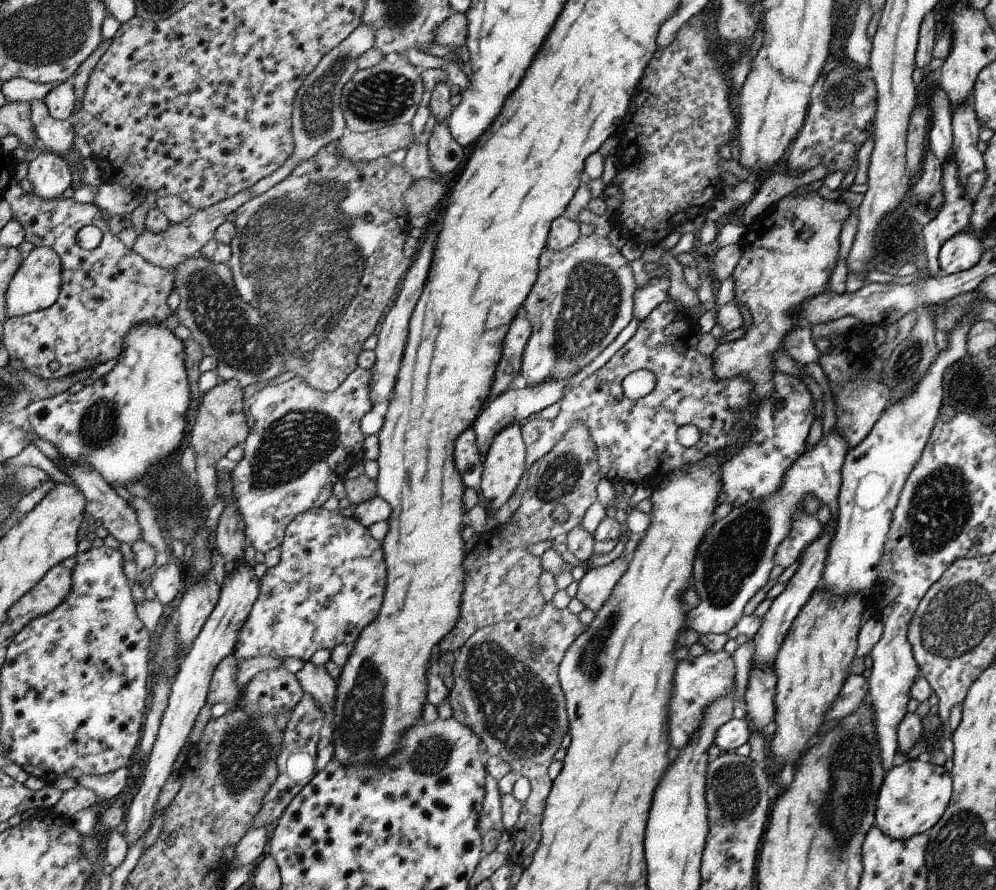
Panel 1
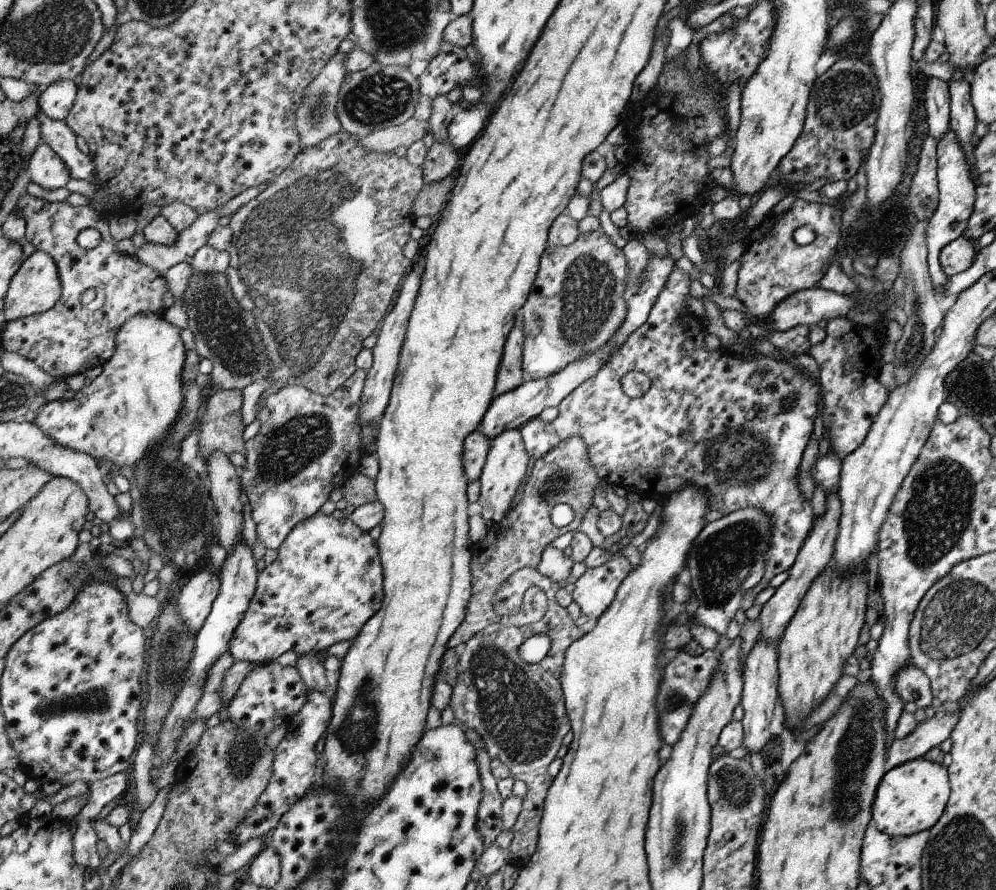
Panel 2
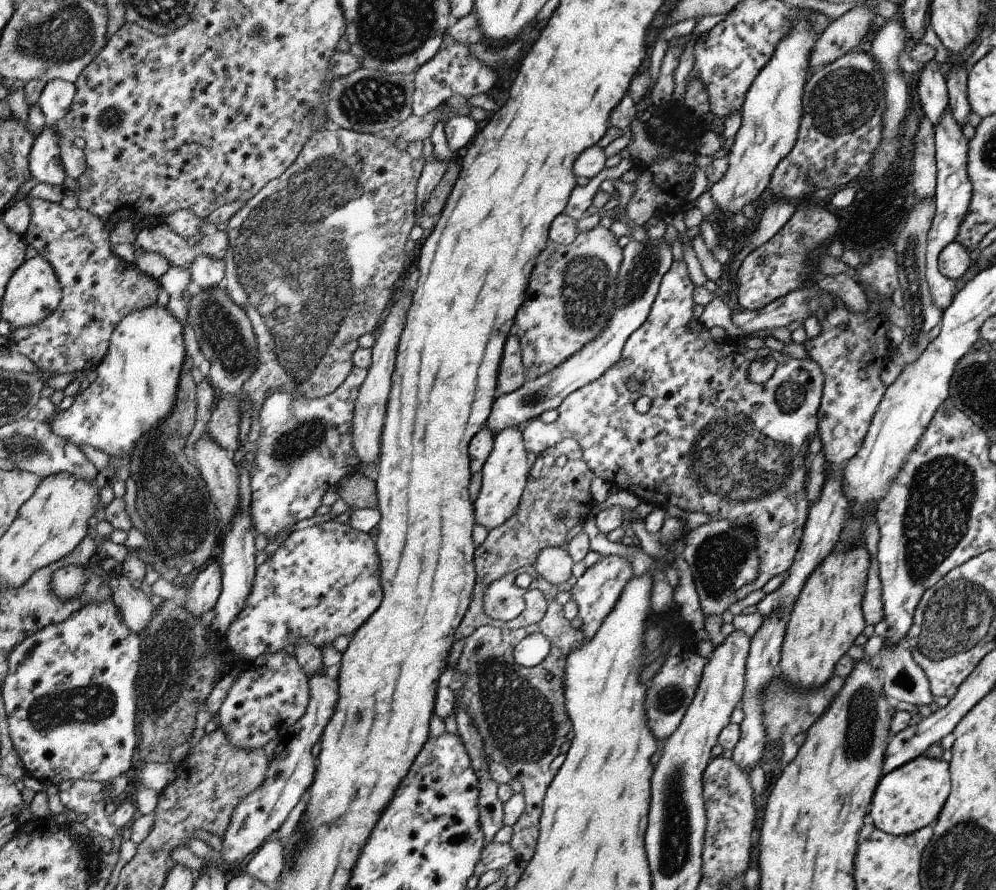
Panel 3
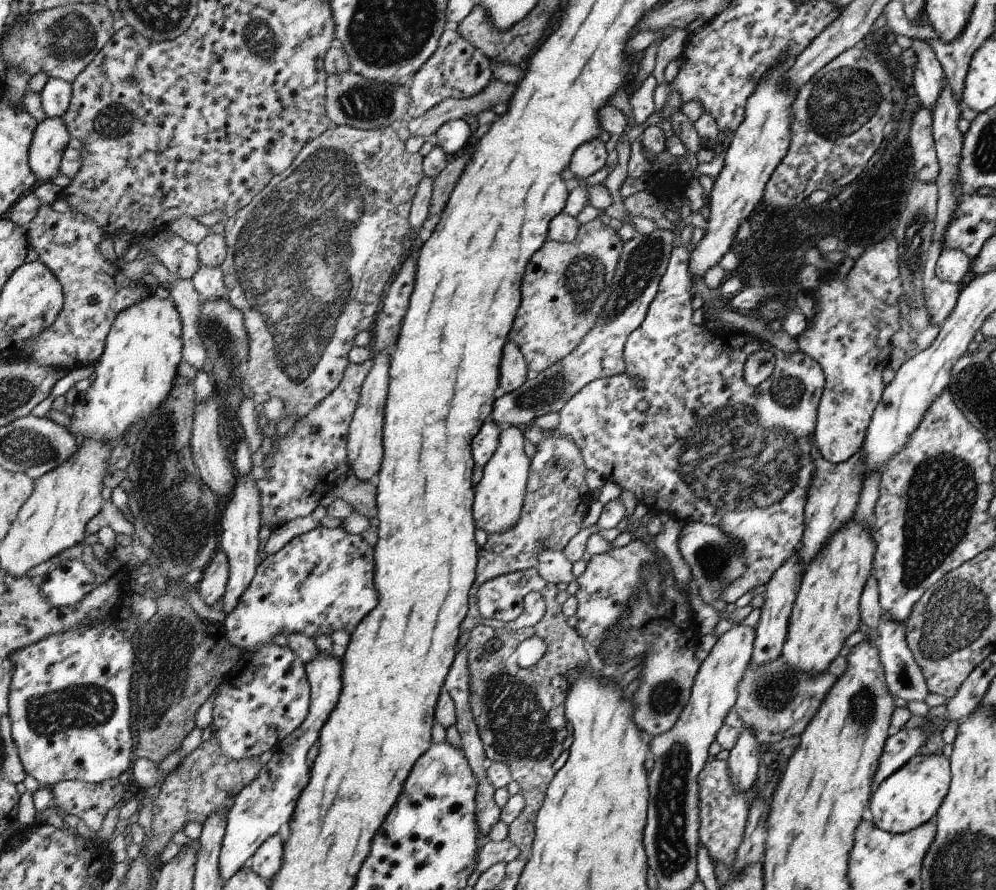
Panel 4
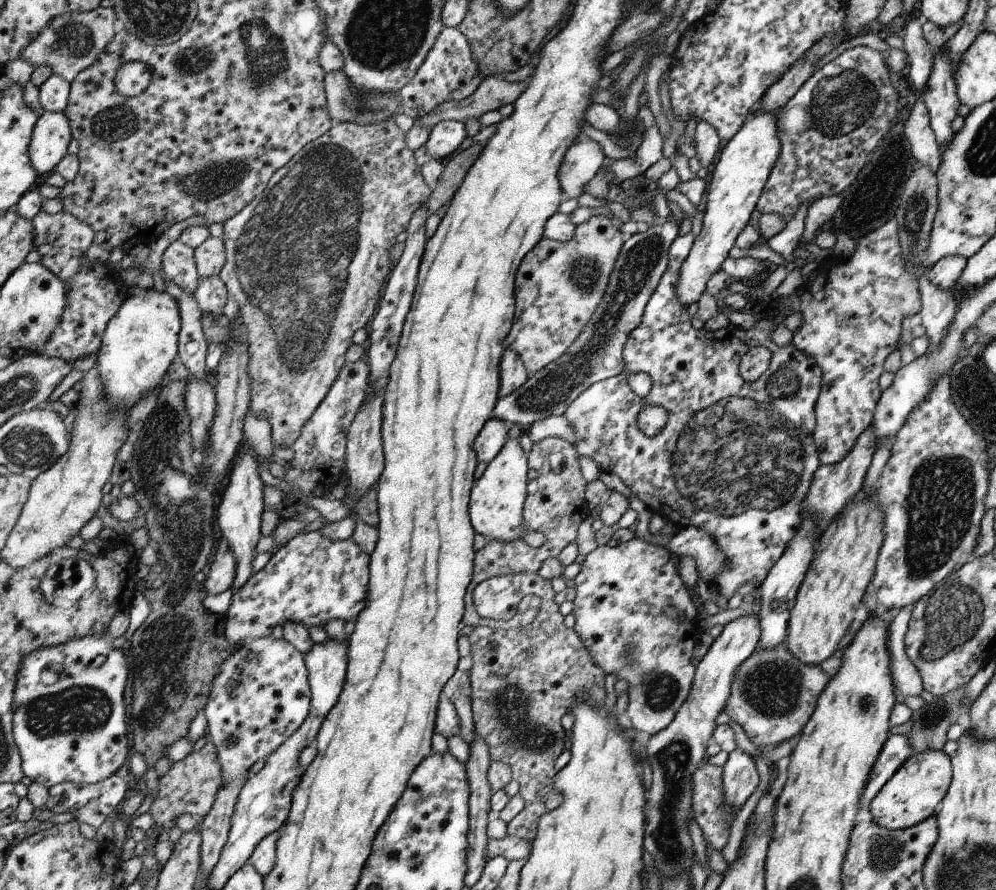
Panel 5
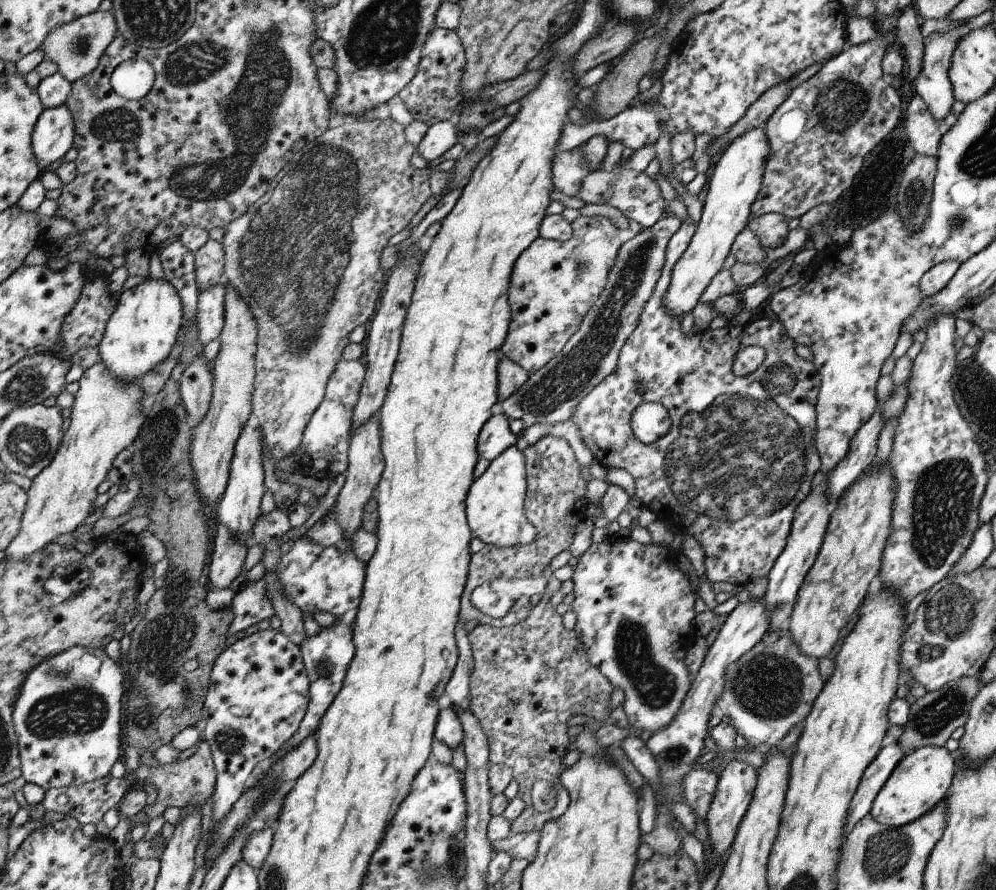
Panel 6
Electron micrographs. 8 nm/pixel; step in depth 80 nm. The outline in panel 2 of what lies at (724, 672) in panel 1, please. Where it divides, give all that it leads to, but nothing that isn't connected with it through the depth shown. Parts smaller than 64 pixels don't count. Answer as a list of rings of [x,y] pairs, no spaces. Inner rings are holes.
[[[680,648],[676,657],[663,668],[660,690],[656,696],[656,708],[660,722],[659,733],[663,742],[668,746],[672,746],[684,730],[696,701],[710,684],[713,672],[717,669],[720,655],[721,652],[708,649],[699,656],[692,656]]]

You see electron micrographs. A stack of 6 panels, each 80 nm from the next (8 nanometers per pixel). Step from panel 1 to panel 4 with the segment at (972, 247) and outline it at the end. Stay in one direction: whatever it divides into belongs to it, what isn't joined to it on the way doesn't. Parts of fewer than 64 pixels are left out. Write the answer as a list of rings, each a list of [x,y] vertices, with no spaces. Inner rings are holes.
[[[944,249],[936,263],[936,276],[947,283],[963,284],[971,270],[971,258],[961,250]]]

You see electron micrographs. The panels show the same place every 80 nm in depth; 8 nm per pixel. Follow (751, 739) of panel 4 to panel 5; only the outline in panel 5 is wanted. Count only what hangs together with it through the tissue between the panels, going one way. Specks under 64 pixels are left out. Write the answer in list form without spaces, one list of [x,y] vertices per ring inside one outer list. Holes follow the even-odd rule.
[[[734,749],[723,765],[723,802],[726,811],[738,812],[758,786],[758,770],[749,753]]]

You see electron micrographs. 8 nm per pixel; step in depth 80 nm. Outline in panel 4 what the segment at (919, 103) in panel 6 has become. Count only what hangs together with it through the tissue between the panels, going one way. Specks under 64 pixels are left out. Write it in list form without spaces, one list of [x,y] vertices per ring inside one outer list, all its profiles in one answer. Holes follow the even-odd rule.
[[[921,106],[912,117],[908,140],[912,148],[915,178],[934,183],[938,178],[940,167],[932,123],[931,110]]]

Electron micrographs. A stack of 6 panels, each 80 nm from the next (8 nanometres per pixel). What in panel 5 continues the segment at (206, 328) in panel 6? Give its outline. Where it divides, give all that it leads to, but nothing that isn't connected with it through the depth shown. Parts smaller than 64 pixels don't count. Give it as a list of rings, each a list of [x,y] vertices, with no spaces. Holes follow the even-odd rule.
[[[219,276],[200,279],[193,294],[203,316],[209,315],[213,319],[215,315],[219,317],[223,314],[222,308],[226,304],[228,296],[225,282]]]

